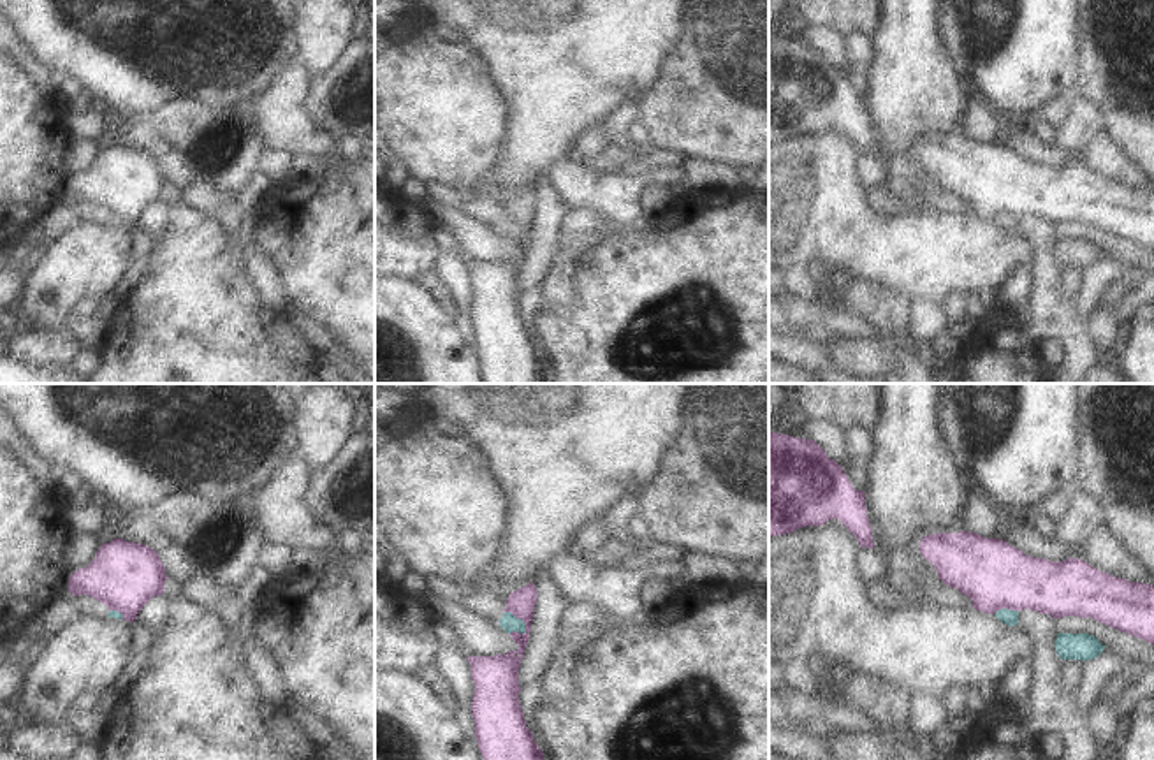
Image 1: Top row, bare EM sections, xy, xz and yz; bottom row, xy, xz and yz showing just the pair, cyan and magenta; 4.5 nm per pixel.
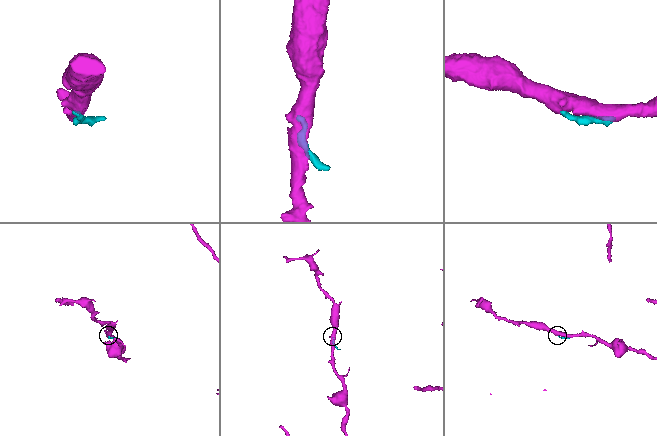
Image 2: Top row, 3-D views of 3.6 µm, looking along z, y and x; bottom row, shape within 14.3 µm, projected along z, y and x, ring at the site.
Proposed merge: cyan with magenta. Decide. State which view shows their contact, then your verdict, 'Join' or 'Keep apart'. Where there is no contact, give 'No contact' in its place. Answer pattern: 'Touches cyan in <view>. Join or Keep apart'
Touches cyan in xz. Keep apart.

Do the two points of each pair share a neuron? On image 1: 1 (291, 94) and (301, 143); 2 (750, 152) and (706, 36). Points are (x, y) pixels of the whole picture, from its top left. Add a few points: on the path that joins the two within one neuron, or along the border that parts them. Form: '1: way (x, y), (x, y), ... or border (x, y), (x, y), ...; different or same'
1: way (291, 106), (292, 131); same
2: way (750, 124), (750, 80), (734, 64); same

